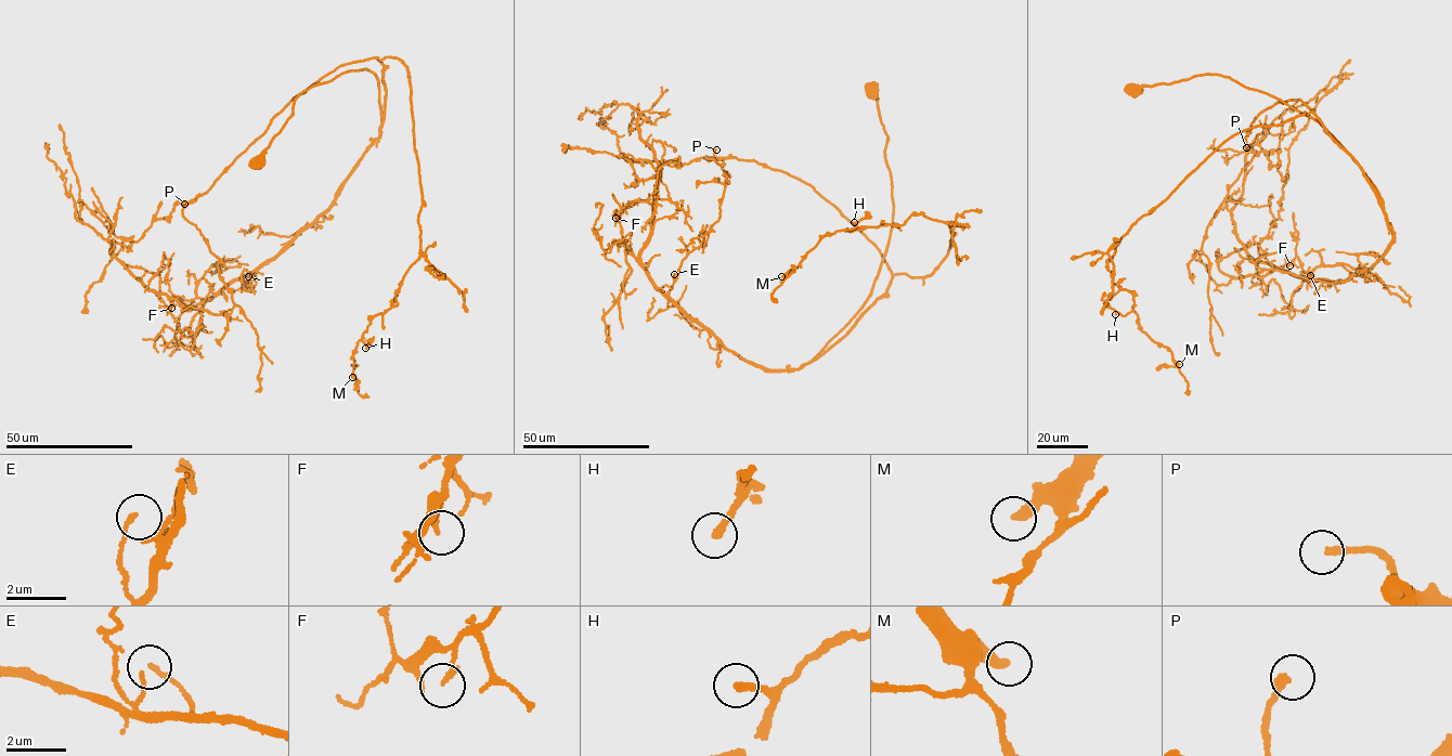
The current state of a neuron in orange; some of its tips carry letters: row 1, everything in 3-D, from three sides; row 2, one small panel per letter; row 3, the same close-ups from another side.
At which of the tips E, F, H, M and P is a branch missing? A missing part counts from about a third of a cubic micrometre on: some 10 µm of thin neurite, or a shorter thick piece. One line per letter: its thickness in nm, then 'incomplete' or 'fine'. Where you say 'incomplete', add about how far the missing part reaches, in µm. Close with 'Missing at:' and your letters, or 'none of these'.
E: calibre 150 nm; fine
F: calibre 190 nm; fine
H: calibre 240 nm; incomplete; missing 2 µm
M: calibre 360 nm; fine
P: calibre 240 nm; incomplete; missing 15 µm
Missing at: H, P

